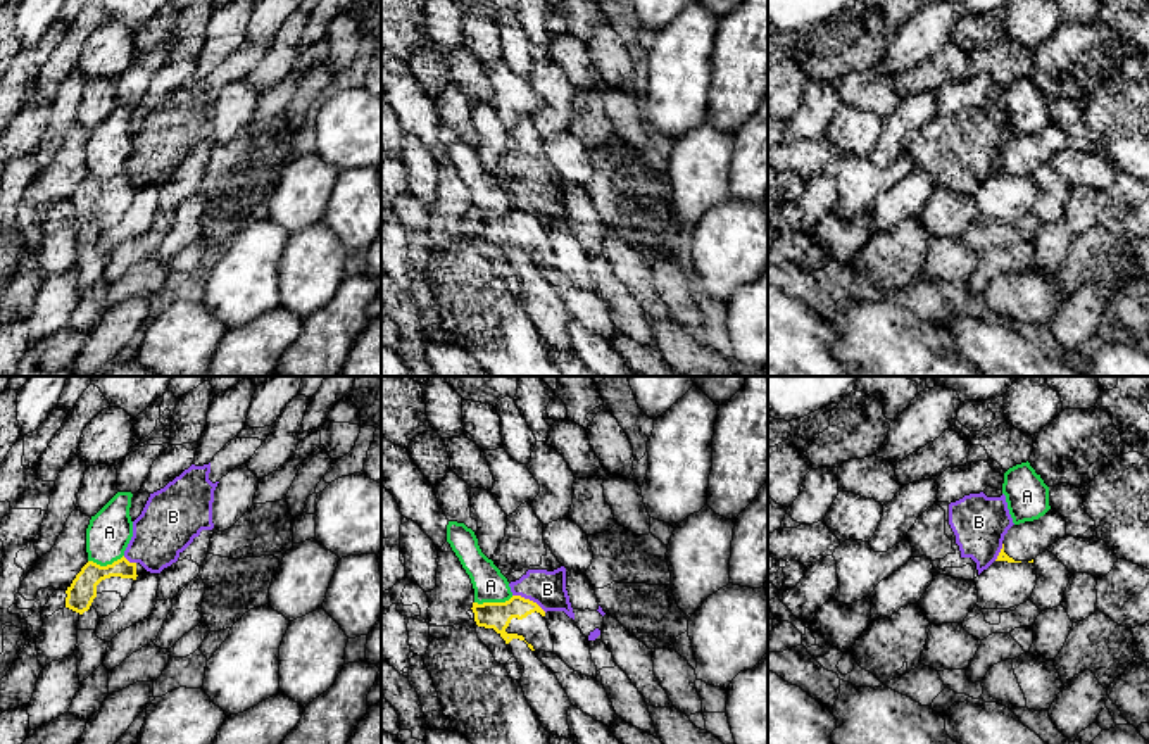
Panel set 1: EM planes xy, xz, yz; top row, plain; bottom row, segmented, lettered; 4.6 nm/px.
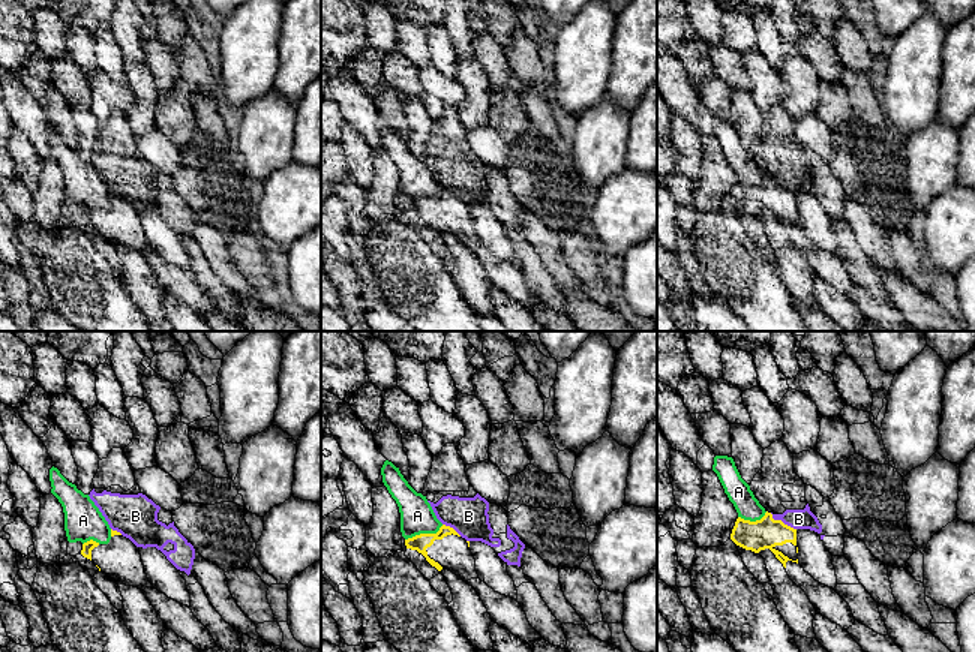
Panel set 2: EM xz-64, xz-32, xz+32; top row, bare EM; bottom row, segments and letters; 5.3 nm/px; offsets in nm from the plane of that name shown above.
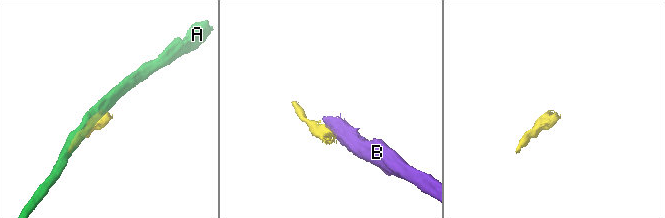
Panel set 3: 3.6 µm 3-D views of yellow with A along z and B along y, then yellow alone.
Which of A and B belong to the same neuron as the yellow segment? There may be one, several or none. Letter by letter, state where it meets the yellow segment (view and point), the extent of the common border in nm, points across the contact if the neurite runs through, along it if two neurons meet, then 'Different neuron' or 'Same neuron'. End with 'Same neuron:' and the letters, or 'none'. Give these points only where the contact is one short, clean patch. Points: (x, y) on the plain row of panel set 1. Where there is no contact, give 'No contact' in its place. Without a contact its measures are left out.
A: Touches yellow at xz (494, 216). Shared border 190 nm. Different neuron
B: Touches yellow at xz (528, 213). Shared border 180 nm. Boundary: xz (513, 208), (535, 214), (546, 225). Different neuron
Same neuron: none

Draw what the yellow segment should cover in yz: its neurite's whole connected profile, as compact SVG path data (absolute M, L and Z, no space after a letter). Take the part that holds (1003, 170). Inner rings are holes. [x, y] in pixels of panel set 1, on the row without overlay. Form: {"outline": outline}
{"outline": "M1049 123L1039 133L1013 138L1004 148L995 174L1033 176L1039 167L1049 164L1063 150L1066 150L1066 135L1059 126Z"}

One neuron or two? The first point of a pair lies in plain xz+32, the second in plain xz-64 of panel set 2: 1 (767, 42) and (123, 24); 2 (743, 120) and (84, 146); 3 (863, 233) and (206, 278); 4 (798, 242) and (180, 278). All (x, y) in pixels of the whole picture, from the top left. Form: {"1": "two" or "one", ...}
{"1": "two", "2": "one", "3": "two", "4": "one"}

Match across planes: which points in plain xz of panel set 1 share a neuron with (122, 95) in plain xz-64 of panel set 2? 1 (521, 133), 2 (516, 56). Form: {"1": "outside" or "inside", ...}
{"1": "outside", "2": "outside"}

